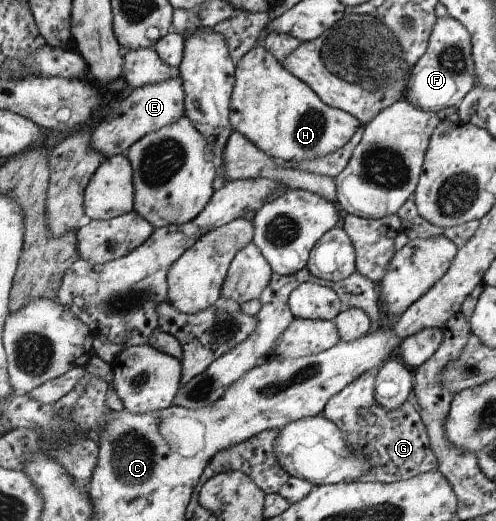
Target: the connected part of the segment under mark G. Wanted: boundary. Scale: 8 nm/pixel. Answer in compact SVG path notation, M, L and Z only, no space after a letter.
M387 360L384 361L383 364L380 364L376 369L373 369L371 372L365 373L362 377L359 377L356 381L353 381L351 385L349 385L346 389L343 389L342 393L339 393L338 396L333 397L331 399L330 404L326 406L326 409L321 414L322 417L333 421L335 425L342 430L342 433L346 435L346 441L350 443L350 449L354 450L355 454L359 456L366 455L366 459L371 461L370 465L373 465L373 469L369 472L366 472L362 477L356 478L353 482L380 482L383 484L391 484L396 483L402 480L409 480L417 475L424 475L425 473L440 470L440 462L435 454L435 451L432 449L432 442L430 436L428 435L428 428L426 427L426 423L421 416L421 413L417 407L416 401L414 399L408 400L400 409L397 410L387 410L385 407L382 407L375 398L375 387L376 387L376 379L378 377L379 371L383 365L387 363Z

